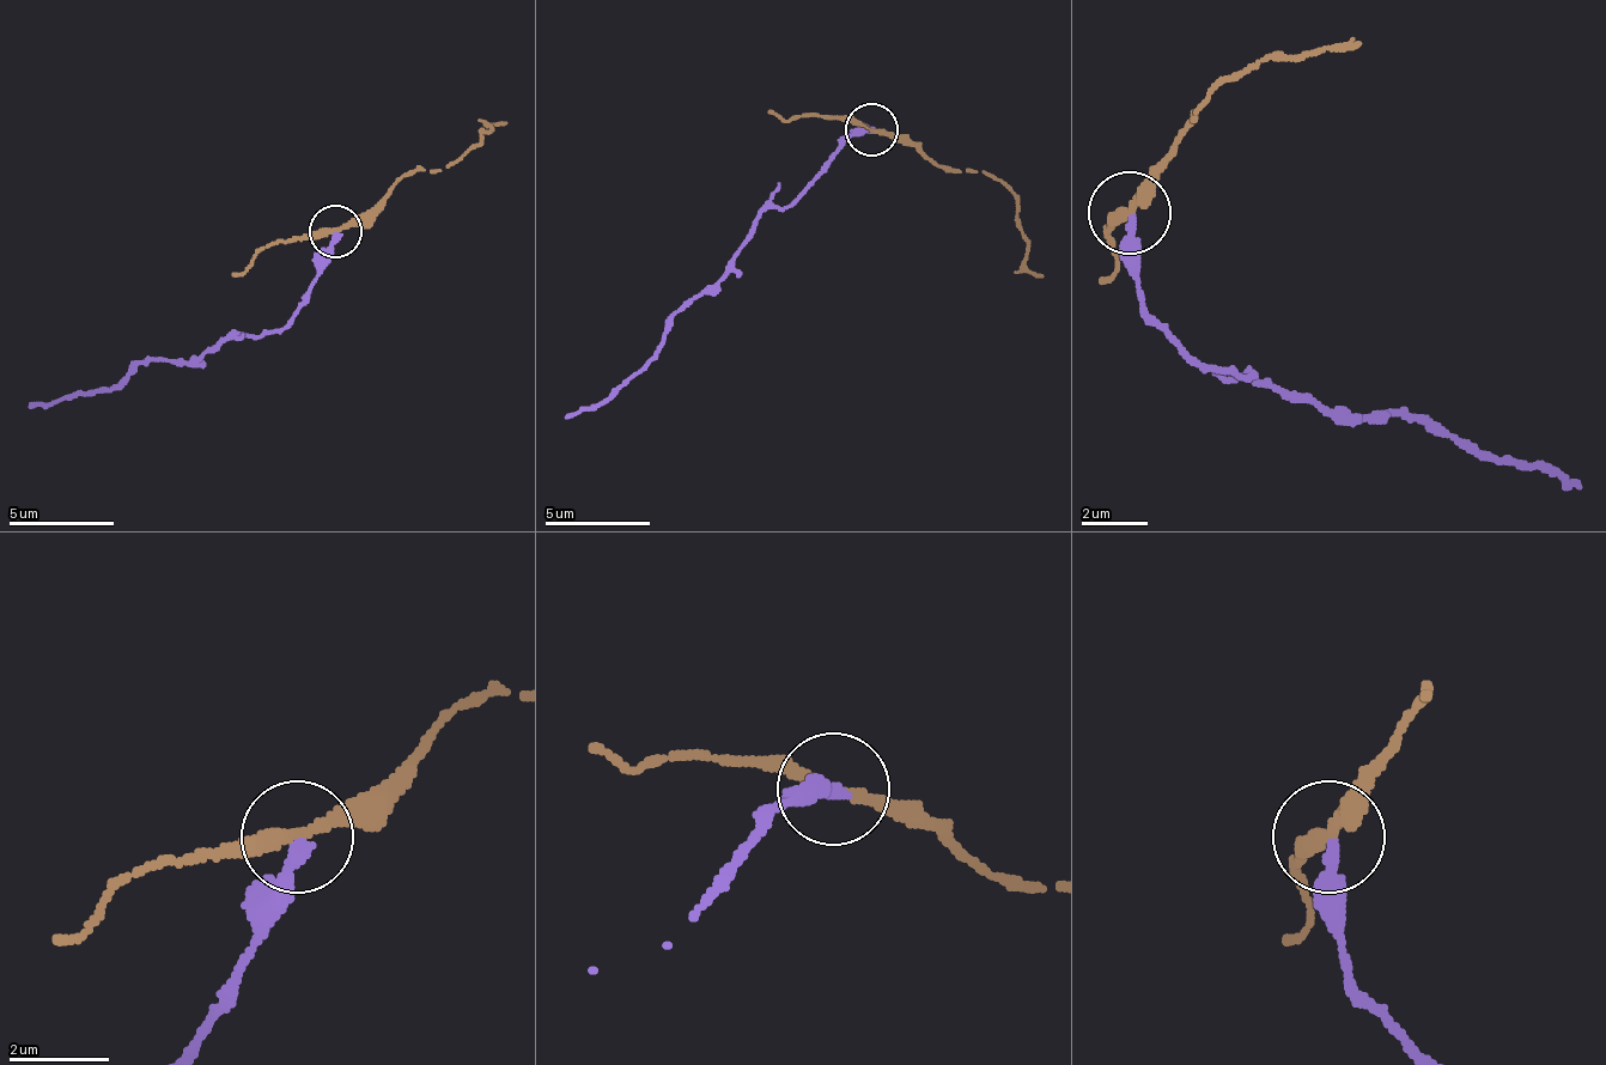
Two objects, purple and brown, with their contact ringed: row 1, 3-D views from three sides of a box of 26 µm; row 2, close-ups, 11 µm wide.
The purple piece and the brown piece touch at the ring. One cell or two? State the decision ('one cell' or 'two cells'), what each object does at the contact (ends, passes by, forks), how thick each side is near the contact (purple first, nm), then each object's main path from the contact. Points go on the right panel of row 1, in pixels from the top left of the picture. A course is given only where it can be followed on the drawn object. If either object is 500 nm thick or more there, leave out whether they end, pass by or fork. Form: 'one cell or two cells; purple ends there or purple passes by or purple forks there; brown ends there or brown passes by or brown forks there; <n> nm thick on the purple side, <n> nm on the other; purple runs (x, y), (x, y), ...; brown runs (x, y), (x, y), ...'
two cells; purple ends there; brown passes by; 280 nm thick on the purple side, 240 nm on the other; purple runs (1127, 211), (1144, 309), (1210, 367), (1259, 376), (1325, 408), (1416, 417), (1581, 491); brown runs (1127, 211), (1136, 186), (1193, 120), (1202, 103), (1235, 70), (1342, 54), (1358, 46)

